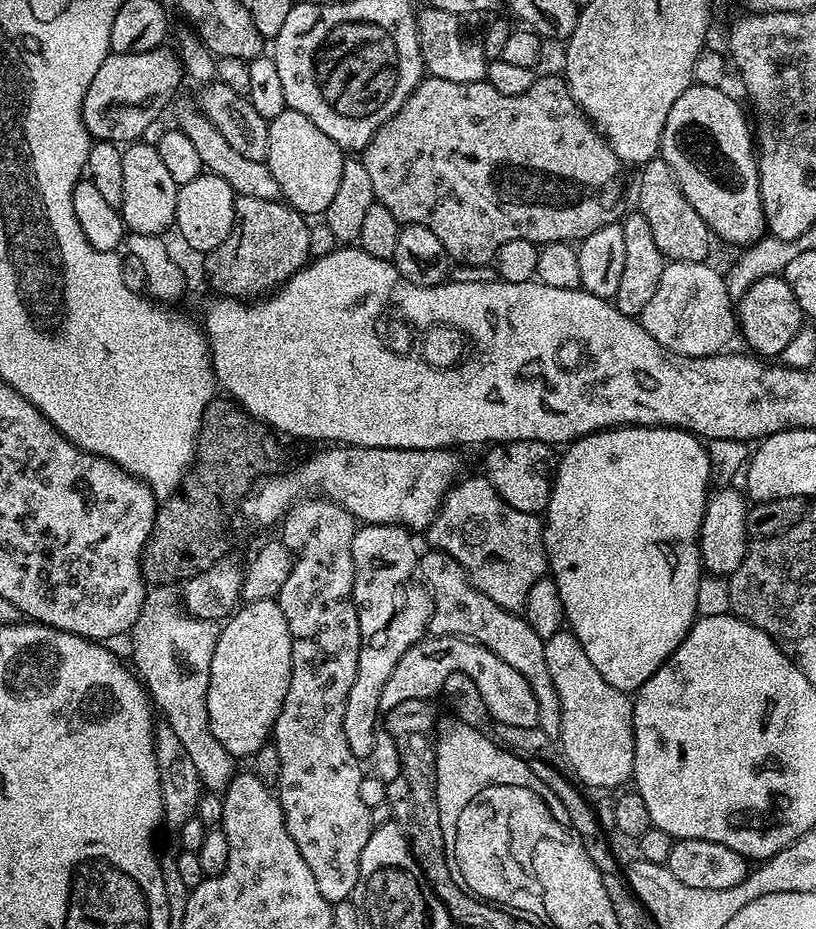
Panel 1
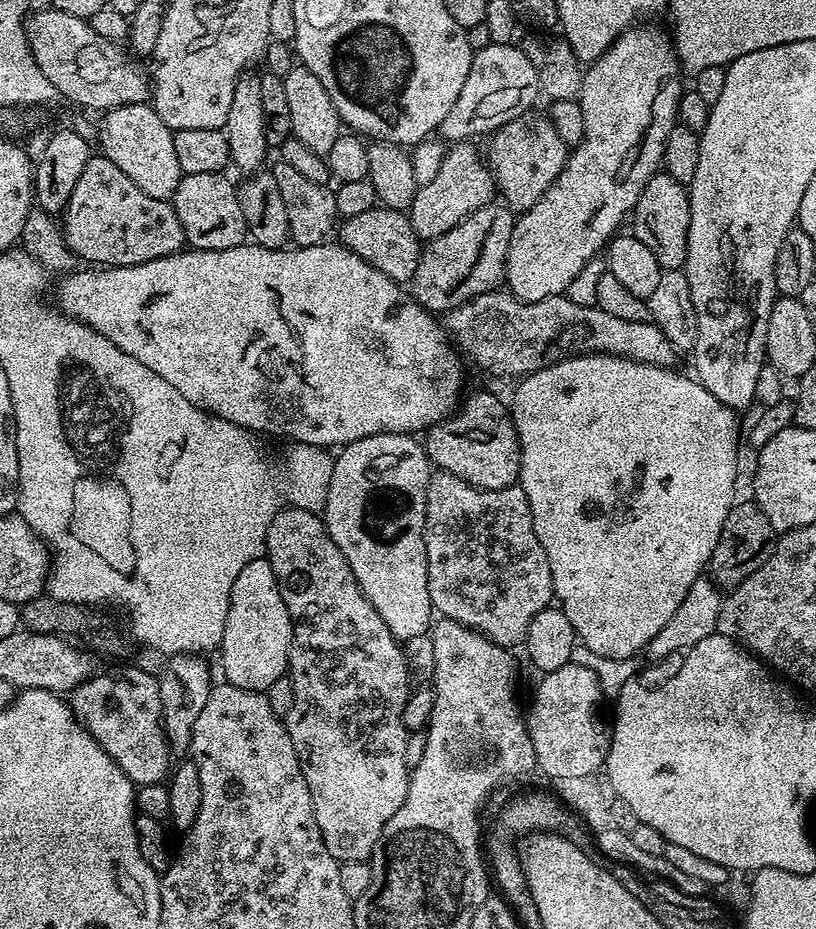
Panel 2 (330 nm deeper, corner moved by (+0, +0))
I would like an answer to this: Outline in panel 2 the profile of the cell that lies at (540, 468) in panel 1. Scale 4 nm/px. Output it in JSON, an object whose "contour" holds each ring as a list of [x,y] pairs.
{"contour":[[[492,392],[465,395],[462,407],[427,429],[422,443],[429,461],[439,471],[454,474],[475,488],[502,490],[519,481],[520,439],[509,405]]]}

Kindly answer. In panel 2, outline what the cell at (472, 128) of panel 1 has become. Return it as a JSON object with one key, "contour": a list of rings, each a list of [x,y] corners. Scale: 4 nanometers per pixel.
{"contour":[[[456,142],[444,153],[444,161],[431,183],[417,187],[412,207],[408,209],[408,221],[414,226],[421,241],[437,240],[446,230],[458,226],[469,214],[493,203],[497,195],[496,182],[485,161],[468,142]]]}

